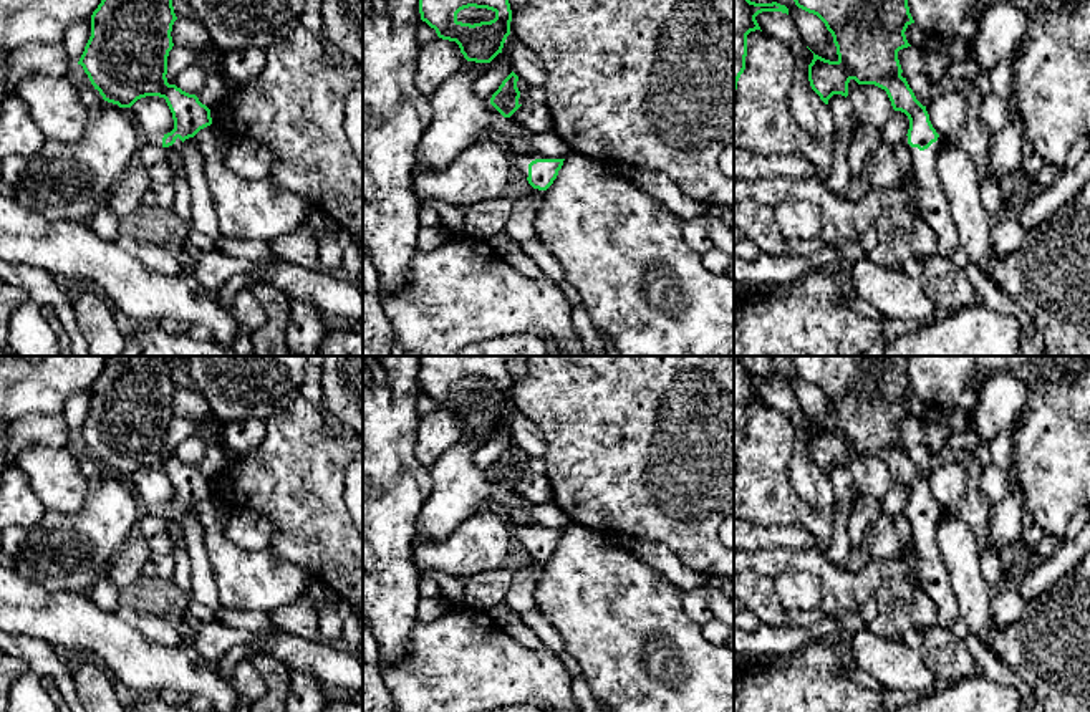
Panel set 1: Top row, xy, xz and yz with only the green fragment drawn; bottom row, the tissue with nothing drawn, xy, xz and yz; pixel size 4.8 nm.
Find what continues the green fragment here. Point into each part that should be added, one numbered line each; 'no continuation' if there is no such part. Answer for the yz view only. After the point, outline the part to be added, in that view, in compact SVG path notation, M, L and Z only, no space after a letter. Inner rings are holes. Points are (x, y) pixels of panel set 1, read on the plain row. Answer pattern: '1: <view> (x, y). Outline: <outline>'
1: yz (935, 580). Outline: M908 507L903 515L908 518L913 530L911 553L918 556L916 576L919 586L938 608L936 623L951 631L961 613L951 586L951 573L946 570L936 538L936 527L943 517L941 507L924 522L911 518Z

